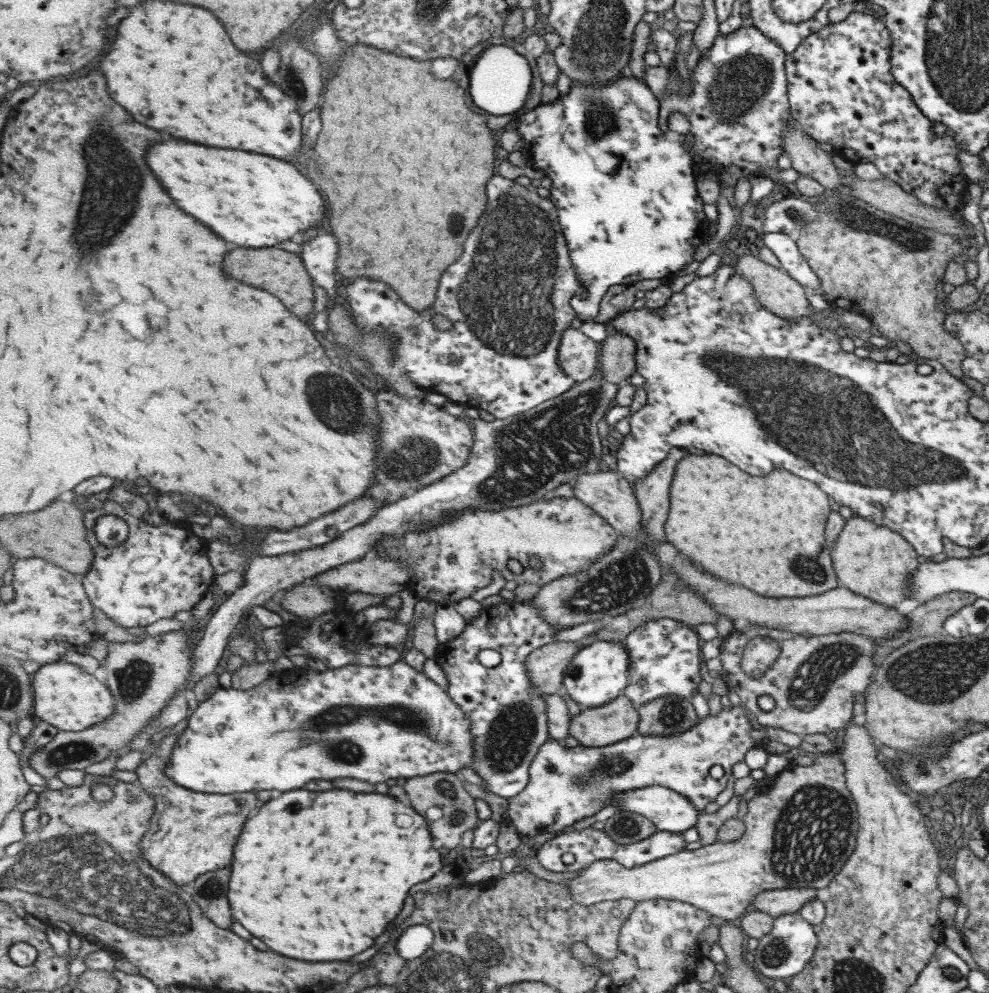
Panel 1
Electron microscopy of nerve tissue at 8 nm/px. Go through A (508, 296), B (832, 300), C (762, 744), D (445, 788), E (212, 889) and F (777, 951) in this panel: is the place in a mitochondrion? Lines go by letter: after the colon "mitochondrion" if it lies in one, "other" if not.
A: mitochondrion
B: other
C: other
D: mitochondrion
E: mitochondrion
F: mitochondrion

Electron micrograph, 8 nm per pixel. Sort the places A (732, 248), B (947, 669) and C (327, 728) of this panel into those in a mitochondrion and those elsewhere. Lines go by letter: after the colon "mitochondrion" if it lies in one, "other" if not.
A: other
B: mitochondrion
C: mitochondrion

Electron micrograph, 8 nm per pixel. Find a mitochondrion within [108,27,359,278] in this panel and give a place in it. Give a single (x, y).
(294, 79)

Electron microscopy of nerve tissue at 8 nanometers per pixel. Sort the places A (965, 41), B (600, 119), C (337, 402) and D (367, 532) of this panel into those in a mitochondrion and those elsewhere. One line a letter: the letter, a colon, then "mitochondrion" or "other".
A: mitochondrion
B: mitochondrion
C: mitochondrion
D: other

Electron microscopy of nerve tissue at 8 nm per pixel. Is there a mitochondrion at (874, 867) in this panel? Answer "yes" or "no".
no

